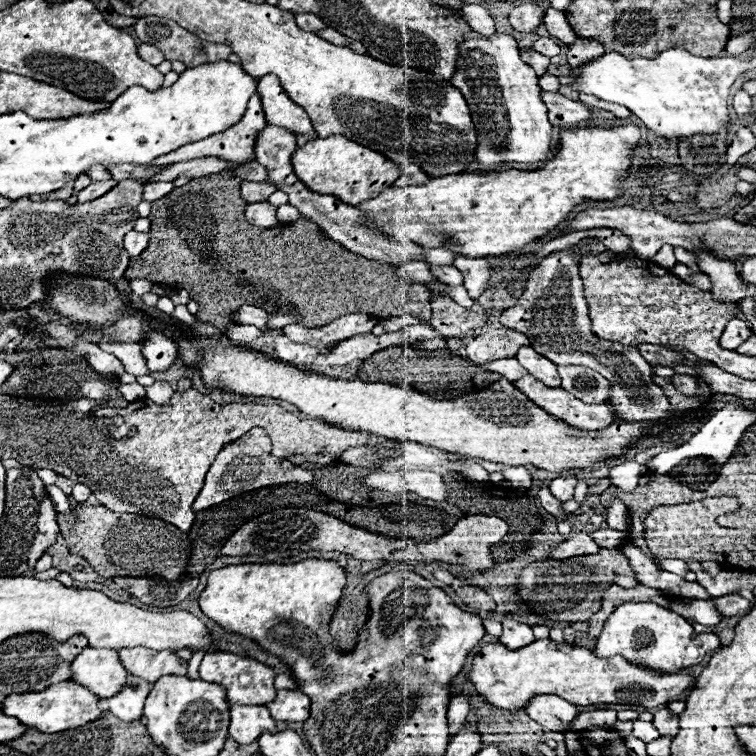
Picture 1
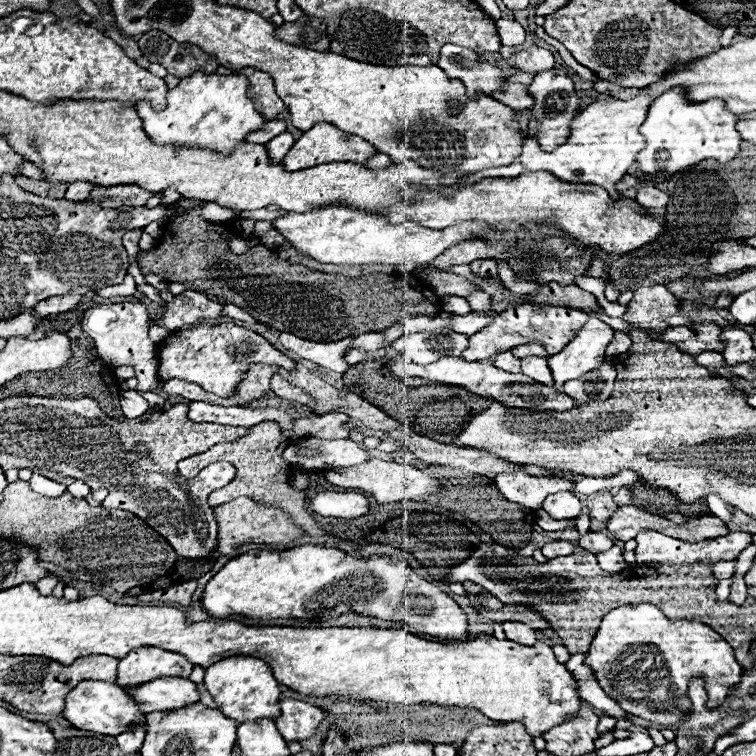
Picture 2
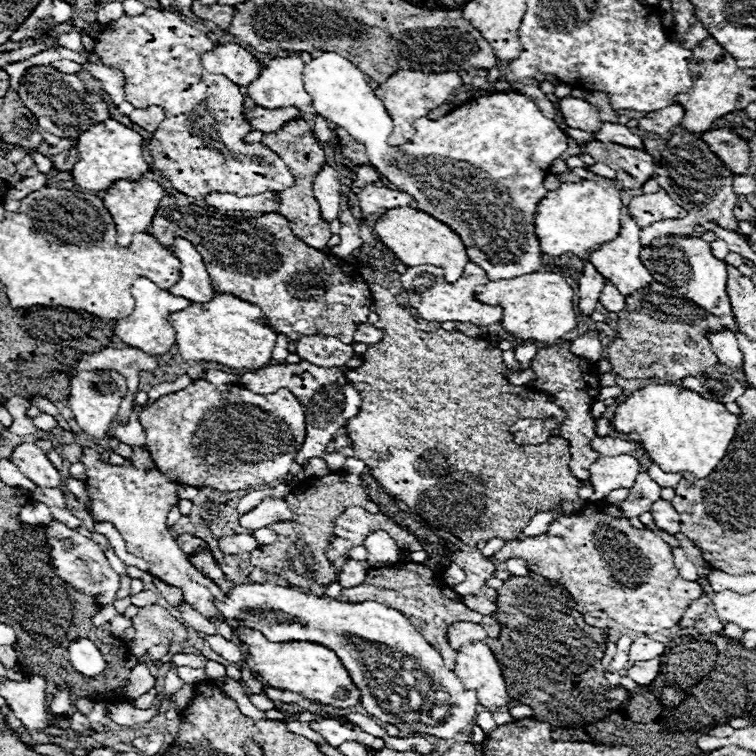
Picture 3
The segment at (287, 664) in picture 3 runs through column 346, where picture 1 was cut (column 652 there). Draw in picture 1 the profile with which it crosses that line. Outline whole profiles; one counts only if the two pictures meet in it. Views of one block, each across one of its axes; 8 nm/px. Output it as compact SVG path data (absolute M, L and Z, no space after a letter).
M534 640L518 650L510 650L504 644L486 644L476 654L468 678L488 704L510 712L524 710L528 702L540 694L554 694L578 706L638 704L644 708L656 708L674 700L690 684L690 676L684 670L678 674L656 674L634 666L622 656L596 658L586 648L552 640Z

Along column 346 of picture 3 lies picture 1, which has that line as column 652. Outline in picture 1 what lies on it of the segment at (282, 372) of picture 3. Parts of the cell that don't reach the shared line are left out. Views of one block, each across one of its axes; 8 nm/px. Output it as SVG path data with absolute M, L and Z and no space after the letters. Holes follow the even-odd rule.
M572 246L560 252L546 256L532 272L526 284L524 294L518 298L518 304L504 310L500 324L504 328L514 328L530 336L530 346L552 360L554 364L582 364L594 368L612 382L610 402L622 420L646 422L646 420L664 420L670 408L660 386L654 384L650 376L648 362L640 356L638 348L622 346L606 340L598 340L590 330L588 306L582 292L582 280L578 274L580 248ZM644 364L644 366L634 366Z

